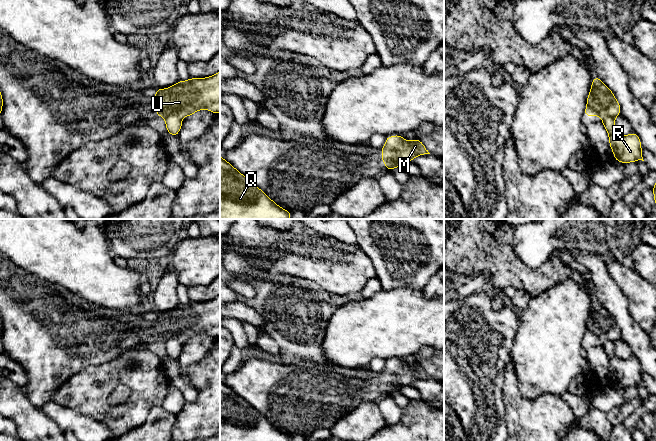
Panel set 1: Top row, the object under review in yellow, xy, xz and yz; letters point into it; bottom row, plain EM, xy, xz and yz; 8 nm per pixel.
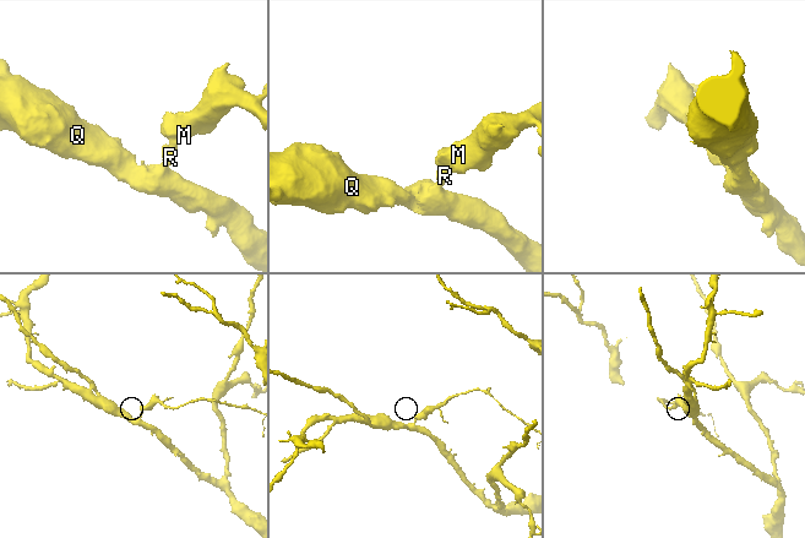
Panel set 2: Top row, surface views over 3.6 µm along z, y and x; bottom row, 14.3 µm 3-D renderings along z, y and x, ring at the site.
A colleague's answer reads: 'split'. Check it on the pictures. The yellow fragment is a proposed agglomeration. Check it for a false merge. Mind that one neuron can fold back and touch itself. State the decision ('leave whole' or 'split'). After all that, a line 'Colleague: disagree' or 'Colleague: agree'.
split
Colleague: agree

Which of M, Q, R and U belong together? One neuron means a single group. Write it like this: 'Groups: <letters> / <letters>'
Groups: M U / Q R

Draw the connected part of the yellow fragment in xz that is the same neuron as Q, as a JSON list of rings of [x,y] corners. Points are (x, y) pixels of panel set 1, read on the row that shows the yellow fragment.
[[[220,156],[220,219],[290,219],[291,212],[278,206],[251,180]]]

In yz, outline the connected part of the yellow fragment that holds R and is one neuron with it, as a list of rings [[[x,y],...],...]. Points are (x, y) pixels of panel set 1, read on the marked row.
[[[606,116],[602,118],[601,121],[608,132],[609,144],[615,160],[624,164],[638,160],[644,161],[641,151],[641,142],[636,132],[630,135],[619,134],[615,130],[614,117]]]

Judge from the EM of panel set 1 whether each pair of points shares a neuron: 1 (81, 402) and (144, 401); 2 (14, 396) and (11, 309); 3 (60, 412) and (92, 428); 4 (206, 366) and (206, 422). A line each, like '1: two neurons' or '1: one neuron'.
1: one neuron
2: two neurons
3: one neuron
4: one neuron

